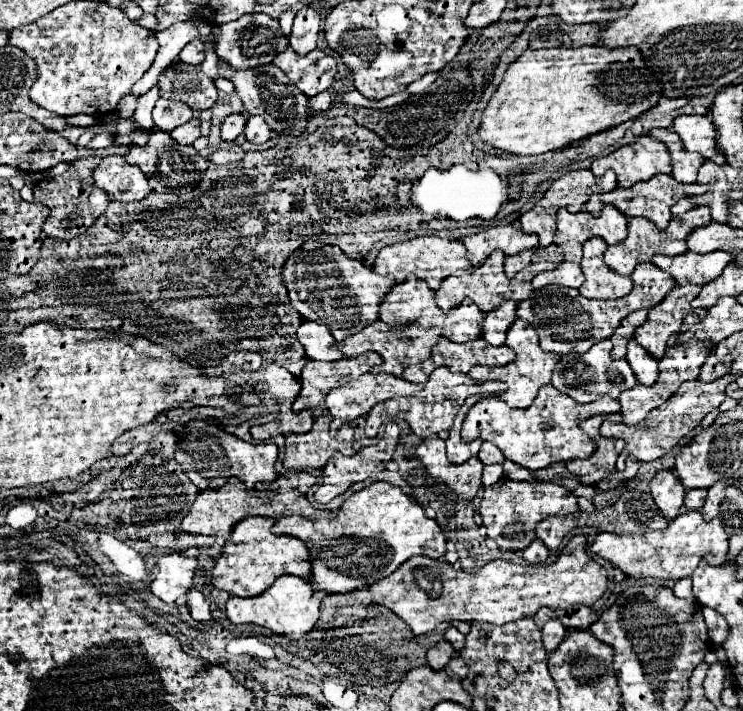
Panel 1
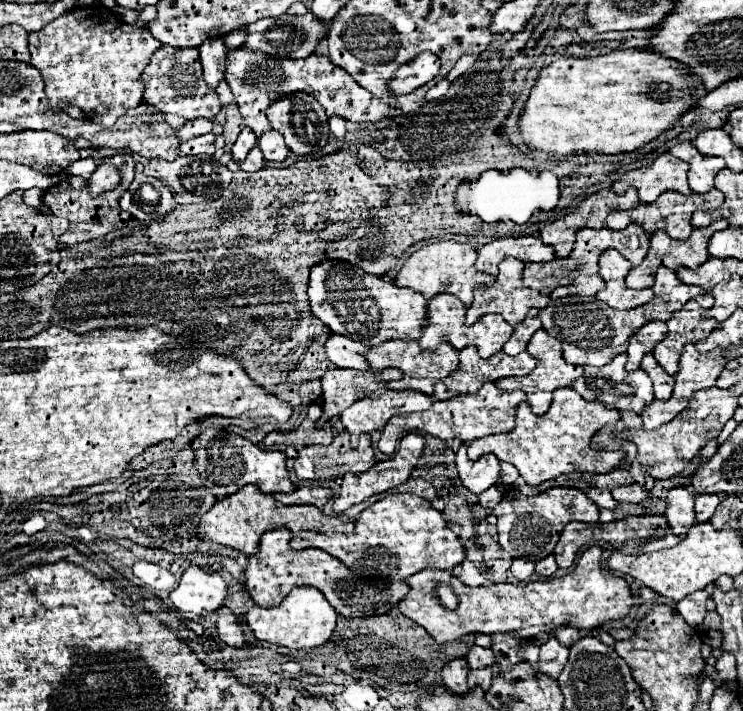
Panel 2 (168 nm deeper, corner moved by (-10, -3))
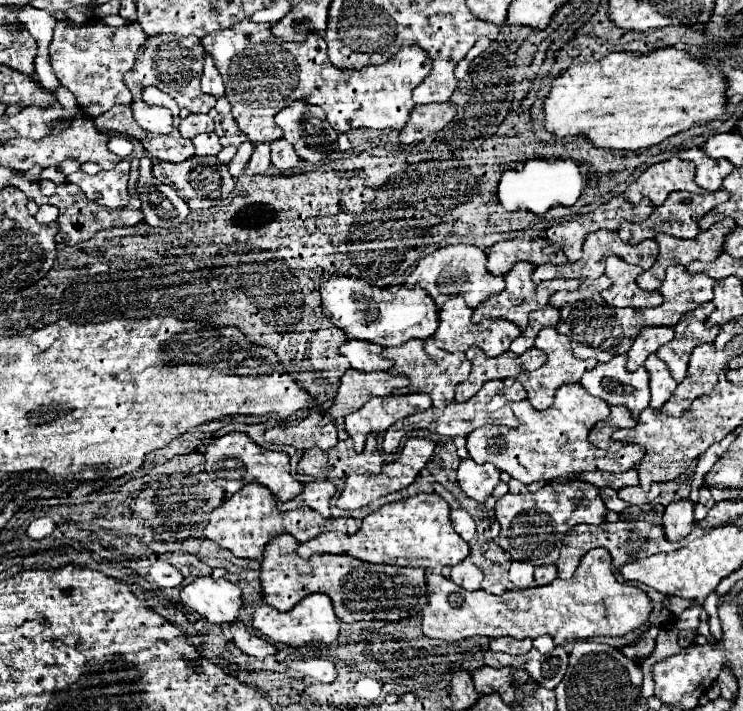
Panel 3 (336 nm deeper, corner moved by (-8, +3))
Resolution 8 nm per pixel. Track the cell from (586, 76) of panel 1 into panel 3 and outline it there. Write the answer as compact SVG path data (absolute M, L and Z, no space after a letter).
M661 48L661 50L653 50L647 54L641 52L613 52L597 62L585 62L585 64L573 64L567 70L563 70L559 76L555 76L551 80L551 90L547 92L545 100L543 100L543 114L545 114L545 130L557 138L563 136L585 136L593 146L597 148L615 148L615 150L641 150L641 148L649 148L659 144L661 140L683 132L695 124L707 124L711 120L717 120L725 114L725 76L703 56L693 56L687 50L677 50L677 48Z

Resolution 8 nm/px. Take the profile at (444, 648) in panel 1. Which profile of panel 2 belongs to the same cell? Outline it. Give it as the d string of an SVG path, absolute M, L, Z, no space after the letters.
M465 658L451 660L443 668L443 682L445 682L447 690L451 690L453 694L467 694L467 690L469 690L467 672L469 672L469 666L467 666Z

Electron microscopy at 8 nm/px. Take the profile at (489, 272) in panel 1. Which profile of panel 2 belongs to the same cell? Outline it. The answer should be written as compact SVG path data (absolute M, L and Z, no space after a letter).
M507 258L499 264L499 278L495 280L493 286L489 288L477 288L475 290L475 300L473 304L467 308L467 318L465 324L475 324L483 314L501 314L511 326L517 326L525 320L527 312L531 308L543 308L549 304L547 296L541 296L529 288L523 286L523 268L525 264L519 262L517 258Z

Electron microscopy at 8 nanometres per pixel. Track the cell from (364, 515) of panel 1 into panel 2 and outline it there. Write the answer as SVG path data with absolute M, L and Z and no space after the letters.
M391 494L371 504L355 520L353 534L319 534L301 532L291 540L293 550L319 548L341 560L347 568L361 572L375 568L389 582L405 580L423 568L451 570L465 560L461 540L451 532L441 512L431 506L429 500L417 494Z

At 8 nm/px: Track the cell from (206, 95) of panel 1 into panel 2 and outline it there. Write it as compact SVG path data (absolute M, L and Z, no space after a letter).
M163 44L159 50L155 50L147 68L143 70L143 84L145 84L143 102L155 106L165 114L179 114L185 116L187 120L195 118L213 120L215 114L221 110L217 92L203 82L197 48L175 48Z

